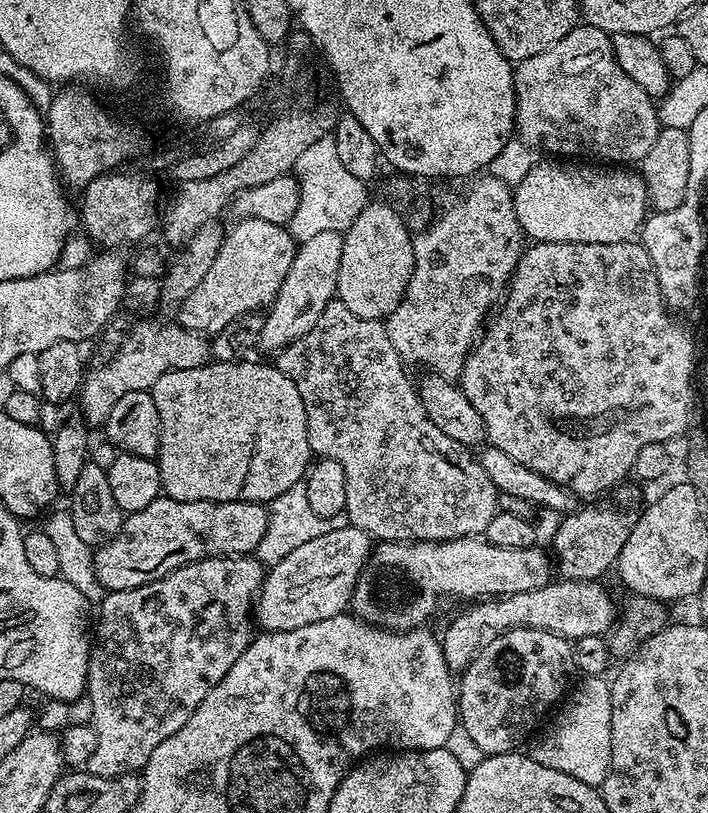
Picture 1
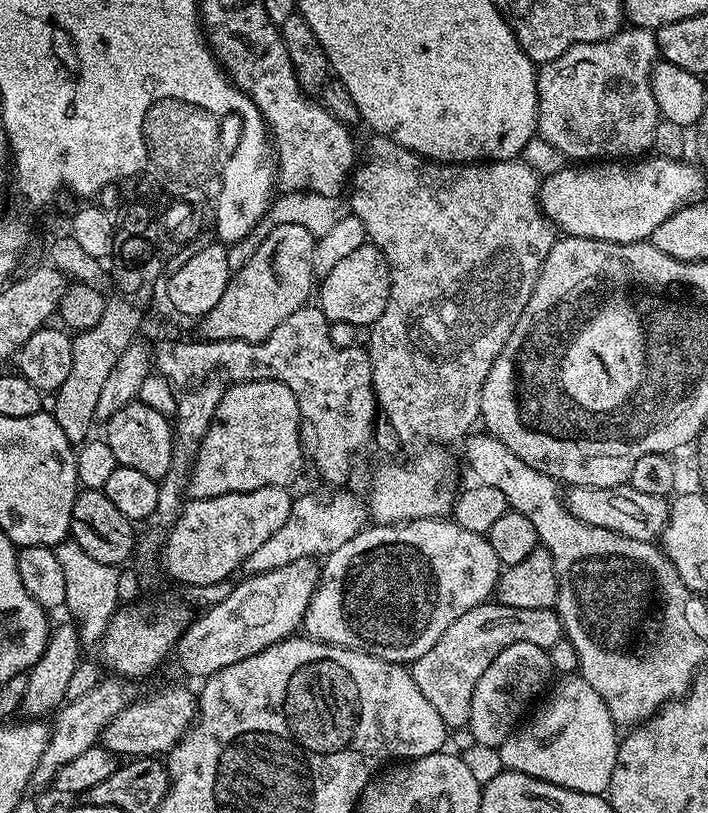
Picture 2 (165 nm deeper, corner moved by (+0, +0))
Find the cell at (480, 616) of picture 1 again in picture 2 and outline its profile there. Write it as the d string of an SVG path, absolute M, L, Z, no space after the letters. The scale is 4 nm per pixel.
M485 602L466 610L466 614L462 614L454 626L449 626L446 634L442 634L422 658L412 661L410 671L418 690L422 690L426 702L438 710L445 725L452 730L463 729L470 718L470 702L478 678L486 674L486 666L490 666L506 646L514 646L514 642L530 642L547 650L563 636L560 615L553 609L520 610L499 602Z

